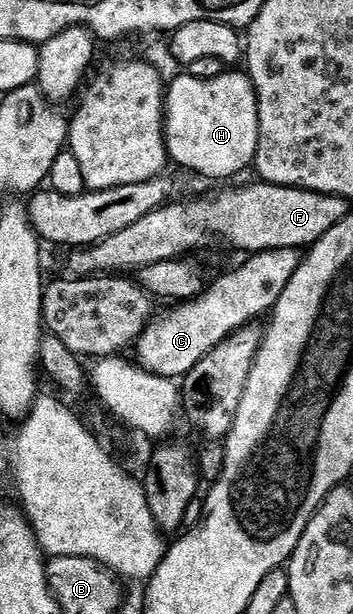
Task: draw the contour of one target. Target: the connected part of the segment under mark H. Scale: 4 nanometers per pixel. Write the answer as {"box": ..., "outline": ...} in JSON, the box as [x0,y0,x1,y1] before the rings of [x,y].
{"box":[164,69,260,181],"outline":[[[232,69],[229,70],[227,73],[223,75],[219,75],[218,77],[214,77],[213,79],[199,79],[198,77],[194,77],[193,75],[187,74],[187,73],[181,73],[180,76],[177,77],[176,80],[173,81],[173,83],[169,82],[166,87],[166,98],[164,101],[164,147],[168,151],[168,157],[169,160],[174,164],[177,163],[180,167],[185,167],[188,171],[197,171],[200,175],[205,175],[208,179],[228,179],[224,181],[232,181],[235,179],[232,179],[235,177],[235,175],[240,175],[243,173],[244,170],[251,168],[253,164],[255,164],[256,161],[256,150],[258,149],[258,137],[260,136],[260,122],[258,121],[258,101],[256,100],[256,87],[253,85],[251,79],[248,78],[247,74],[243,70],[236,71],[240,69]]]}

